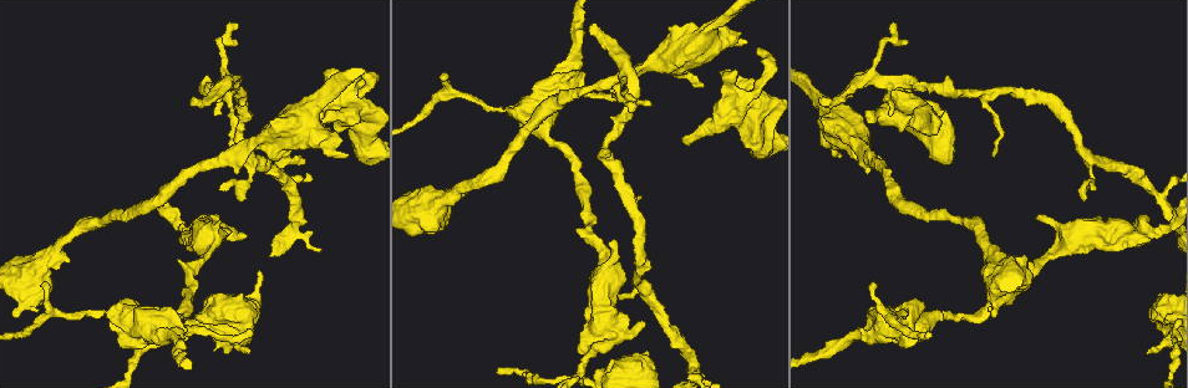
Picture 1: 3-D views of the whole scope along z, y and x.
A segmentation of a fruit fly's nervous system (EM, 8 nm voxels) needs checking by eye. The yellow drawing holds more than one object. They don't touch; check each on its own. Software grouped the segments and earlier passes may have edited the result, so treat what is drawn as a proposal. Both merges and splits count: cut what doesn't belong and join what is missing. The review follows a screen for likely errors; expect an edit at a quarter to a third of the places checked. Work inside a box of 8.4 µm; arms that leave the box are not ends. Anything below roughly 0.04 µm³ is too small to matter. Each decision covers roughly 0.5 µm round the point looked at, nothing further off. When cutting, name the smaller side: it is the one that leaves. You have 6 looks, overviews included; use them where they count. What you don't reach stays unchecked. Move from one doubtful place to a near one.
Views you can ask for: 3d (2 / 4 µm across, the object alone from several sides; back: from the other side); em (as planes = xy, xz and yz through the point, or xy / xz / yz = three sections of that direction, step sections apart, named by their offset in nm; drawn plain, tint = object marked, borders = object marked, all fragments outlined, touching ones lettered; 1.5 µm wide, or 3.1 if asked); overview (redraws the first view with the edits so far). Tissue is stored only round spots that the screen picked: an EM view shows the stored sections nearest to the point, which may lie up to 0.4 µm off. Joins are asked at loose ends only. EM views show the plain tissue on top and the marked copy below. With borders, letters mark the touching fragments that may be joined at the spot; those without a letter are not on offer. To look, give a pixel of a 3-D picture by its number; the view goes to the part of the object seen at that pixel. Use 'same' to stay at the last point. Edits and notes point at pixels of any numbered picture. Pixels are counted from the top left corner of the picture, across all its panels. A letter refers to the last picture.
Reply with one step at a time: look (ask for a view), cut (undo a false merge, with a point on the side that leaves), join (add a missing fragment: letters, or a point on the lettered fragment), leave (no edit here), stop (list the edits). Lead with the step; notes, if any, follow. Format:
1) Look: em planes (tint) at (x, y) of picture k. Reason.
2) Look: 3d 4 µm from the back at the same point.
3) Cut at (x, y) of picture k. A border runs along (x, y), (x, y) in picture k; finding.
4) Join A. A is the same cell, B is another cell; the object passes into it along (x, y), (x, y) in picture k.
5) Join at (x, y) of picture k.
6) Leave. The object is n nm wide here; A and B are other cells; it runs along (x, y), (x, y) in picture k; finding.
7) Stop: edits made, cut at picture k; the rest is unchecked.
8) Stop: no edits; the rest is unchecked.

Look: em planes (borders) at (758, 48) of picture 1. An open end.

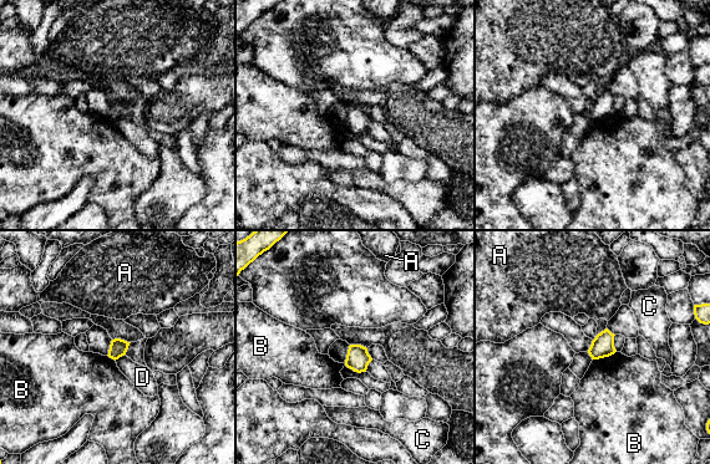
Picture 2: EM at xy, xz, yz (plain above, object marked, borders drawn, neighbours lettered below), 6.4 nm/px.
Leave. A, B, C and D are other cells; none of them fits.

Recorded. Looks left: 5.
Look: 3d 4 µm at (217, 218) of picture 1. An open end.

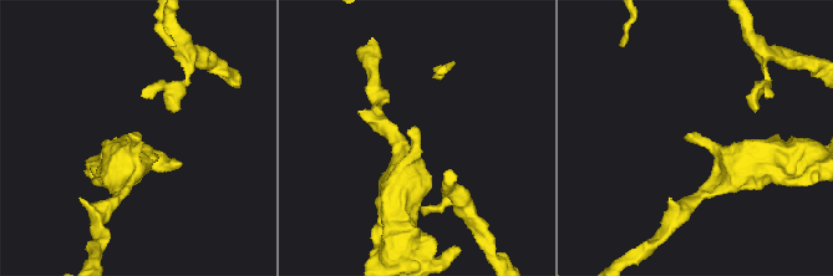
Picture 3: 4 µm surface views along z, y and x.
Look: em planes (borders) at (411, 129) of picture 3. Need the tissue.

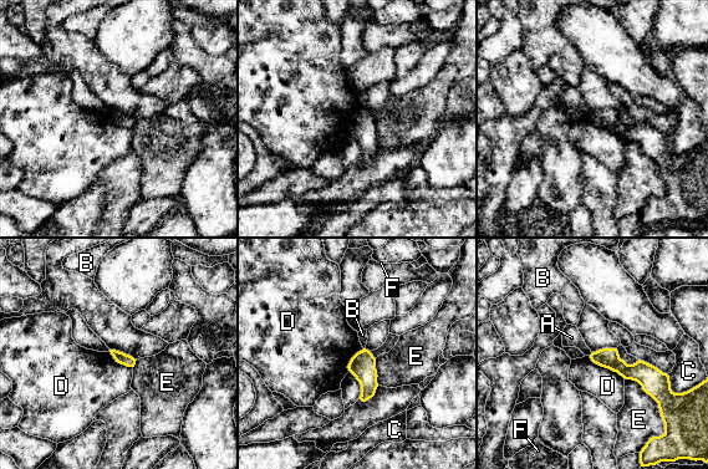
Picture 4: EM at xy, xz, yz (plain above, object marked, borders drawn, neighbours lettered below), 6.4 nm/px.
Leave. A, B, C, D, E and F are other cells; none of them fits.

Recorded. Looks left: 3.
Look: 3d 2 µm from the back at (919, 84) of picture 1. A narrow waist.

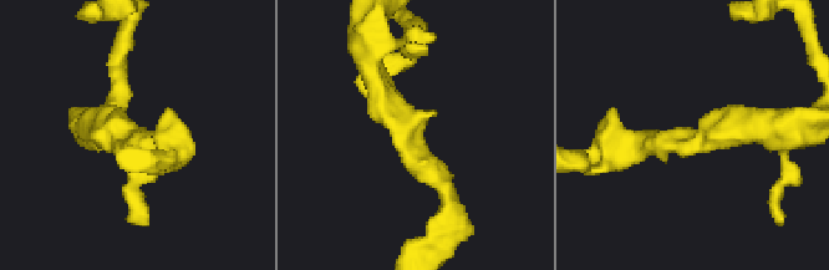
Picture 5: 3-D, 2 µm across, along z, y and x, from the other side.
Look: em planes (tint) at (692, 141) of picture 5.

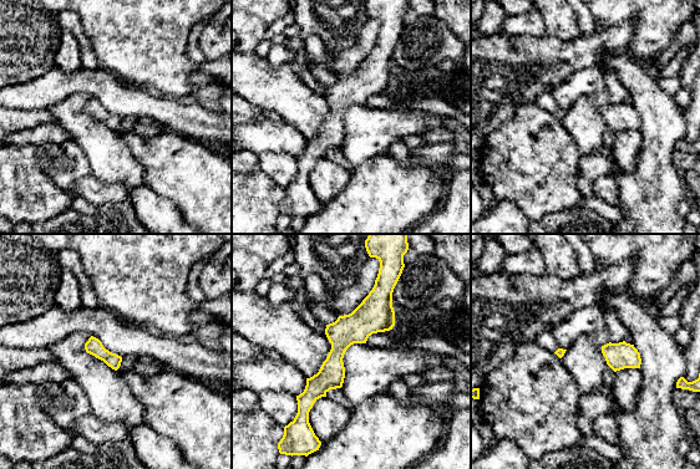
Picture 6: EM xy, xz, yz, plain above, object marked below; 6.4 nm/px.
Look: em planes (borders) at the same point.

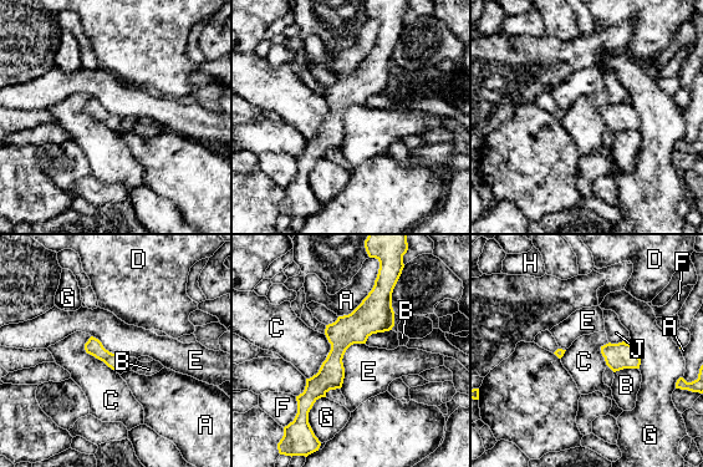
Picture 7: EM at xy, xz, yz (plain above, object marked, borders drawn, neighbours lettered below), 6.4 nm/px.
Leave. A, B, C, D, E, F, G, H and J are other cells; it runs along (391, 284), (340, 343), (307, 406) in picture 7; one neuron here.

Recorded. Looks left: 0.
Stop: no edits; the rest is unchecked.

